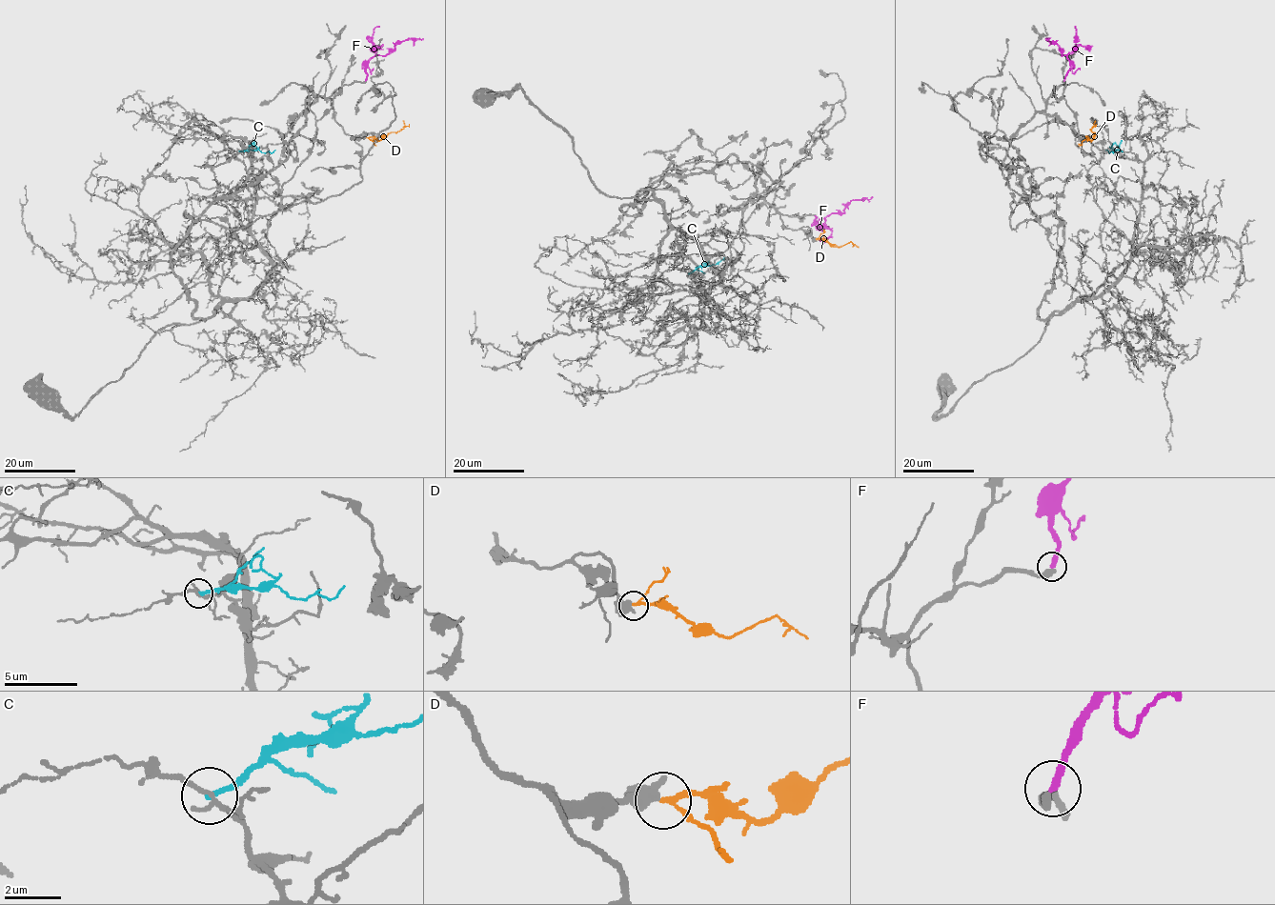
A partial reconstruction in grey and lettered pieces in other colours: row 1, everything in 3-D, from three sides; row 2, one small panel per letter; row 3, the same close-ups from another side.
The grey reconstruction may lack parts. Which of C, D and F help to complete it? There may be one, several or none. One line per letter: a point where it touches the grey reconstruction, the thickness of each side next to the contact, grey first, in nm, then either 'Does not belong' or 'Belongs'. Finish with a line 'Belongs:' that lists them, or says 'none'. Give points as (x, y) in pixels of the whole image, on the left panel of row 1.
C: Touches grey at (239, 151). Thickness 150 nm (grey) against 200 nm. Does not belong
D: Touches grey at (367, 137). Thickness 600 nm (grey) against 160 nm. Does not belong
F: Touches grey at (365, 81). Thickness 360 nm (grey) against 300 nm. Does not belong
Belongs: none

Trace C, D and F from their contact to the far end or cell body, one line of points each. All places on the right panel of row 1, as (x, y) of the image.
C: (1122, 151), (1105, 150)
D: (1088, 137), (1090, 140), (1095, 133), (1090, 130), (1095, 120)
F: (1063, 80), (1070, 63), (1064, 54), (1062, 55), (1062, 50), (1045, 38)

